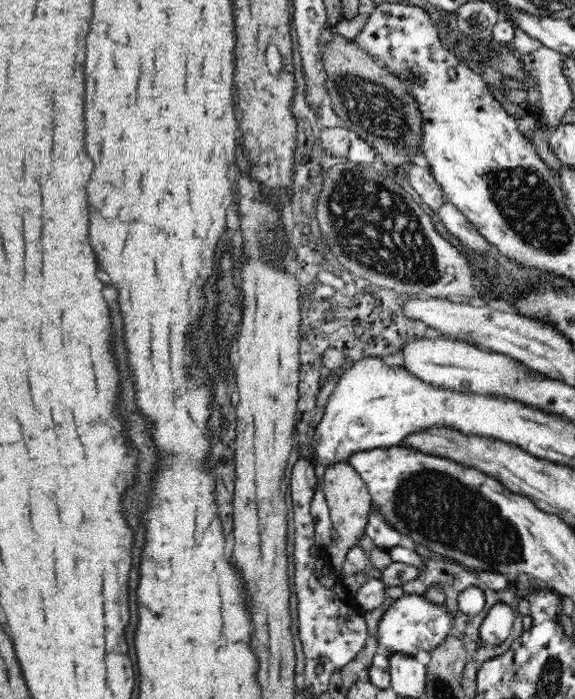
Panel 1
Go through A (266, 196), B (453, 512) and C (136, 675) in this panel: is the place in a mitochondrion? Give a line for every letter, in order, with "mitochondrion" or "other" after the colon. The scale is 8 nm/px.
A: other
B: mitochondrion
C: other

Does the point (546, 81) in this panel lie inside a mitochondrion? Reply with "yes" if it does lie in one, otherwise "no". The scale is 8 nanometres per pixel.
no

